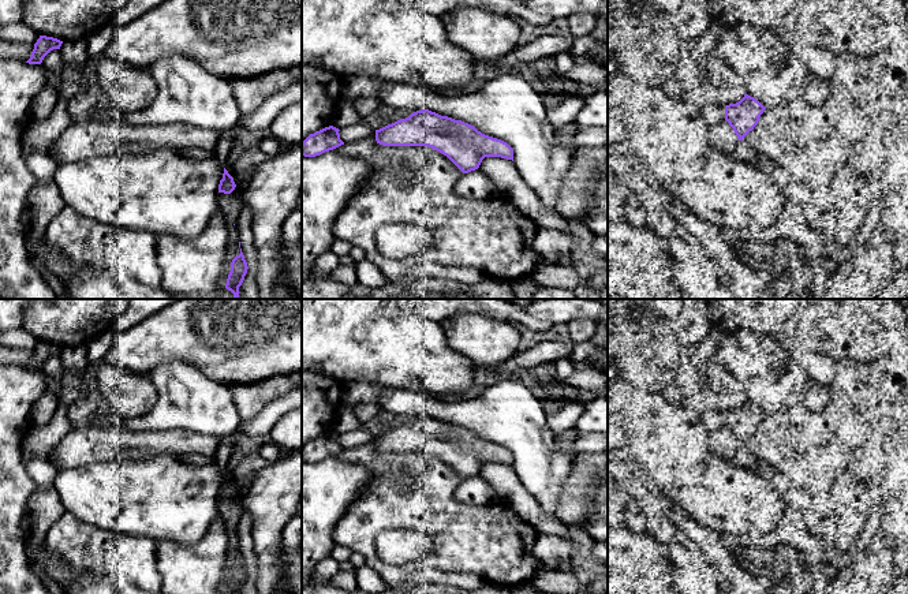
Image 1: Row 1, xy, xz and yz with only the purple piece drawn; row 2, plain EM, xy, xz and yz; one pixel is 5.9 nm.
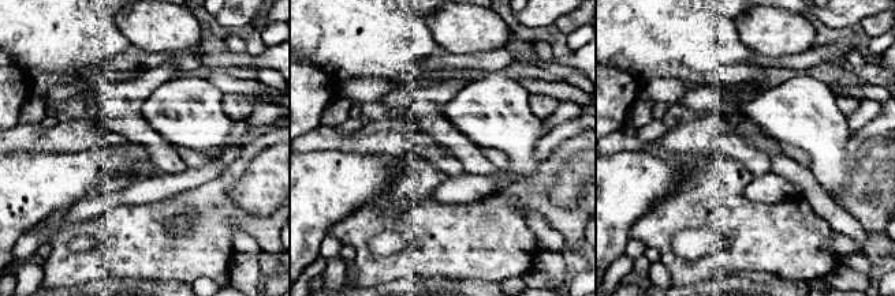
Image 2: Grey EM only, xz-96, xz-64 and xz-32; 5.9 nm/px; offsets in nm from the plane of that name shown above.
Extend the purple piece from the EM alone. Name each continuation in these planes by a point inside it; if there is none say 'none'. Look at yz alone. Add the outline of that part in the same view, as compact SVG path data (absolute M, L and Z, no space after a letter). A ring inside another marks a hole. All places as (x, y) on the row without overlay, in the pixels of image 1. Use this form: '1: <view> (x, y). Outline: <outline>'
none

